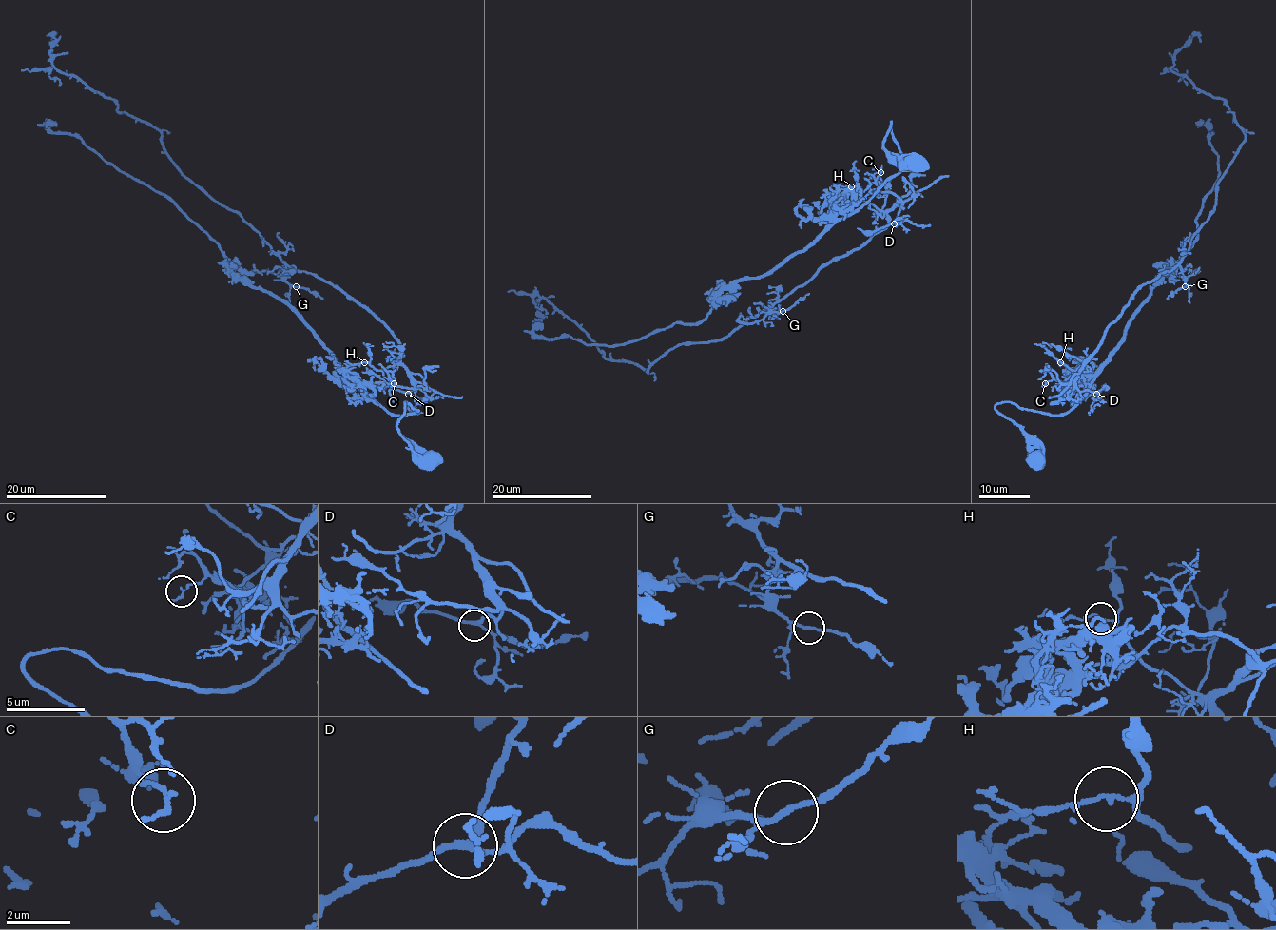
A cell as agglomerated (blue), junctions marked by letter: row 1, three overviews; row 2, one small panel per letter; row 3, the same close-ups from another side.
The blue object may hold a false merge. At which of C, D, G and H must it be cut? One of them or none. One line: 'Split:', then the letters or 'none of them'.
Split: H

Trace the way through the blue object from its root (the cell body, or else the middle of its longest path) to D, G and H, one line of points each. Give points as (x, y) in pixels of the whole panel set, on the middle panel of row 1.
D: (916, 161), (885, 149), (890, 122), (904, 166), (854, 211), (851, 200), (891, 192), (901, 202), (894, 223)
G: (916, 161), (885, 149), (890, 122), (904, 166), (850, 209), (891, 192), (887, 223), (782, 311)
H: (916, 161), (885, 149), (890, 122), (904, 166), (846, 216), (832, 196), (840, 187), (851, 187)

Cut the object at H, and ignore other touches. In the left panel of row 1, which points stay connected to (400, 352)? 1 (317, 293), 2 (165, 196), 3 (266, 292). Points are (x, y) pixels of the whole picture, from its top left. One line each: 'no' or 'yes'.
1: yes
2: no
3: no

